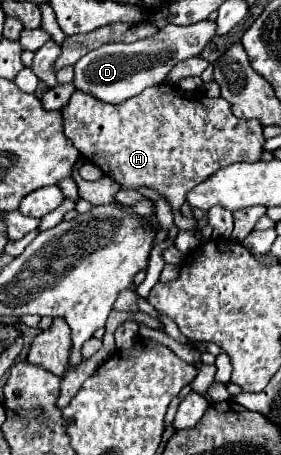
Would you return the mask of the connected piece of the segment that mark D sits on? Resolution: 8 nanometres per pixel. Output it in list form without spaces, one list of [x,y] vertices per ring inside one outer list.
[[[201,21],[189,27],[177,27],[167,25],[157,35],[139,39],[135,43],[109,43],[101,45],[99,49],[91,51],[89,55],[81,57],[81,61],[75,63],[75,79],[73,85],[79,91],[85,91],[93,97],[97,97],[103,103],[117,105],[121,101],[127,101],[147,87],[153,87],[157,83],[163,83],[167,73],[183,59],[197,57],[205,45],[211,41],[215,31],[215,21]]]

